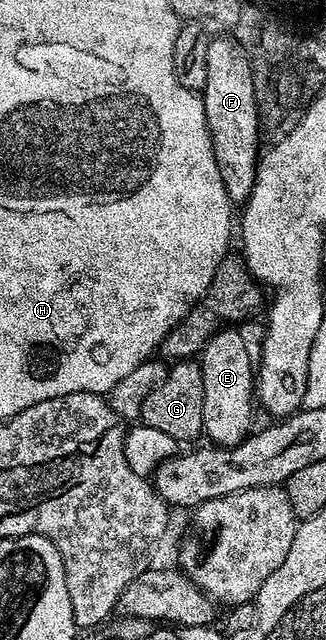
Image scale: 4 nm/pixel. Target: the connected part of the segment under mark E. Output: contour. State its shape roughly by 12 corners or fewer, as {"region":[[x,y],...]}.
{"region":[[238,329],[200,352],[202,429],[214,445],[251,434],[256,363]]}

